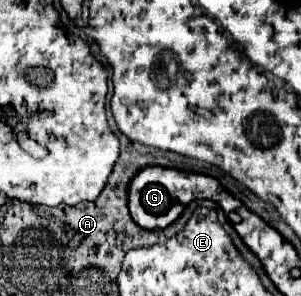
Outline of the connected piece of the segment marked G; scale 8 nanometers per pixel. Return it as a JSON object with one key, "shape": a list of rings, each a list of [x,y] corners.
{"shape":[[[162,166],[140,168],[132,176],[132,182],[128,186],[128,208],[130,208],[132,220],[140,228],[146,228],[146,230],[170,226],[182,214],[184,206],[196,198],[210,198],[210,200],[222,204],[222,202],[228,202],[228,192],[212,176],[184,172],[184,170],[176,170],[176,168],[162,168]]]}

